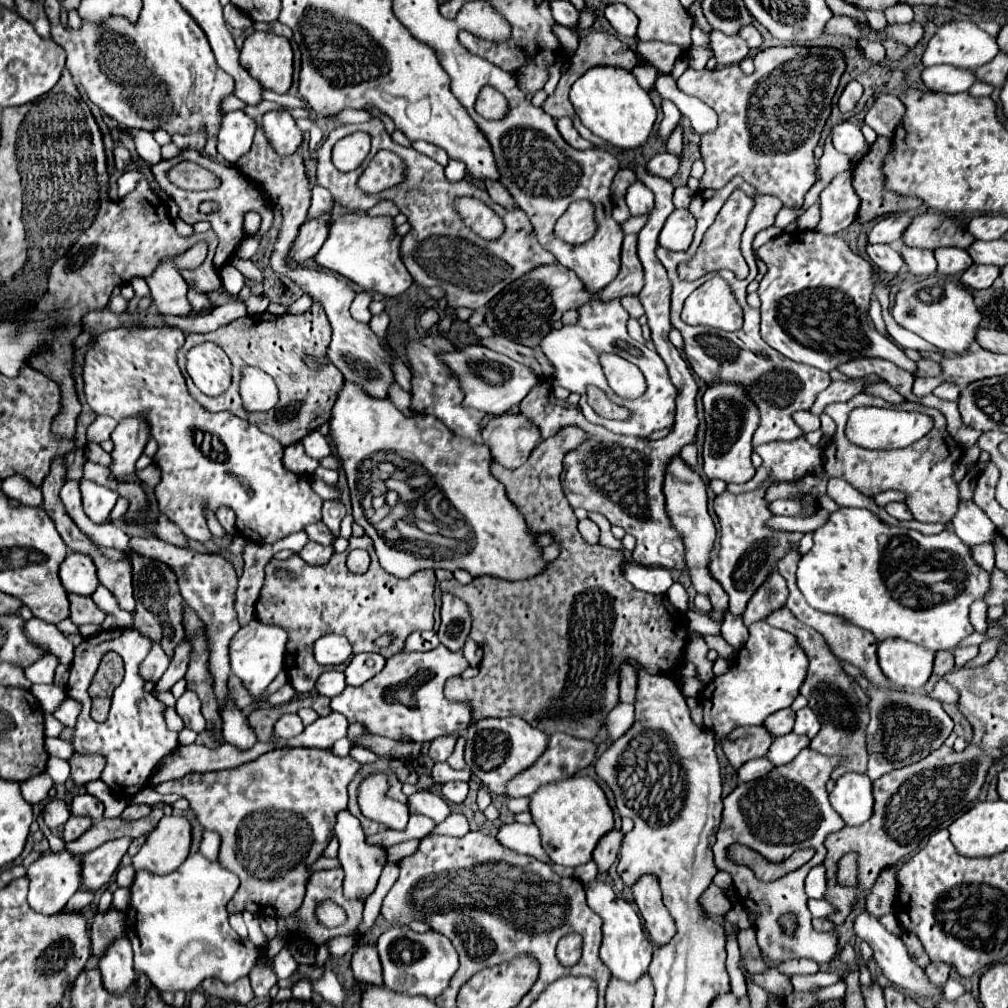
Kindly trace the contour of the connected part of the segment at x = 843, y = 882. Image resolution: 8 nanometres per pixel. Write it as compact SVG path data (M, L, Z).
M848 852L838 860L836 878L838 878L840 886L850 886L850 888L860 886L860 880L858 880L858 854L856 852Z

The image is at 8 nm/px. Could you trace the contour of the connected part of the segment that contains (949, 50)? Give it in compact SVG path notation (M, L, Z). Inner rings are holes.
M950 22L950 24L940 26L940 30L928 42L926 52L922 56L922 64L926 68L936 66L936 64L950 64L950 66L964 68L964 70L976 70L982 64L990 62L998 52L1000 50L998 50L996 38L992 38L990 34L980 30L974 22Z

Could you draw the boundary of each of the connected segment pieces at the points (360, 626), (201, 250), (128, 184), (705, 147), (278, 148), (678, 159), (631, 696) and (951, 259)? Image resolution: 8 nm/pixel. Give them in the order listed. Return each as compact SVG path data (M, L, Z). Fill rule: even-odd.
M352 536L350 546L346 552L332 554L332 560L324 566L310 566L298 554L288 560L272 558L266 564L266 580L264 588L260 590L260 600L256 602L256 618L264 620L266 624L280 624L288 632L288 648L284 660L284 672L288 682L298 694L312 692L316 678L326 670L344 670L350 658L338 666L322 666L314 660L312 646L324 634L342 634L352 644L352 656L362 652L376 652L386 658L398 654L404 646L404 640L414 630L432 630L434 626L434 584L436 576L432 568L420 570L414 576L402 580L396 578L378 564L378 556L374 552L374 544L370 536ZM354 548L368 550L372 556L372 564L368 574L352 574L346 568L348 552ZM286 568L298 574L298 580L280 580L276 570ZM390 634L392 644L382 648L376 646L374 640Z
M204 240L196 242L192 248L188 248L188 252L182 252L180 256L168 260L160 260L156 272L144 278L150 288L150 298L160 314L184 316L192 310L186 300L188 286L180 276L180 272L192 266L200 266L206 260L206 254L208 244Z
M126 170L122 176L120 176L120 180L118 180L118 196L126 196L128 192L132 192L134 188L136 188L136 184L138 184L138 180L142 180L144 176L140 174L140 172L136 172L136 170Z
M792 44L792 46L776 46L776 48L766 48L766 50L760 50L756 54L756 72L746 76L738 64L732 64L732 66L722 66L722 68L716 68L714 72L708 72L708 70L692 70L692 68L686 68L684 74L676 80L678 88L684 92L684 94L690 94L690 96L696 96L700 98L702 102L706 102L712 110L716 110L718 114L718 128L712 132L712 134L706 134L702 136L702 142L700 142L700 152L702 152L702 160L706 164L706 172L704 176L700 178L700 190L706 190L706 188L712 188L712 190L720 190L724 188L736 174L740 174L746 182L750 182L760 194L770 194L770 196L776 196L786 208L802 208L804 204L804 196L806 192L814 186L814 182L818 180L818 174L816 174L816 160L814 160L814 148L820 140L820 132L824 128L824 122L830 114L830 102L834 98L834 92L838 88L838 82L840 82L840 76L844 72L844 58L838 50L834 48L816 48L816 46L800 46L800 44Z
M284 110L266 112L262 118L262 128L264 128L264 134L266 134L270 146L280 156L294 154L298 150L298 146L302 144L300 128L296 126L294 118Z
M664 152L664 154L656 154L650 162L648 162L648 170L656 176L662 176L662 178L672 178L678 170L680 170L680 164L682 164L682 154L676 156L676 154L670 154L670 152Z
M624 664L620 670L620 702L634 704L636 700L636 668Z
M936 248L934 256L936 256L936 264L938 264L936 274L942 274L942 276L960 274L968 266L972 266L972 258L962 248Z

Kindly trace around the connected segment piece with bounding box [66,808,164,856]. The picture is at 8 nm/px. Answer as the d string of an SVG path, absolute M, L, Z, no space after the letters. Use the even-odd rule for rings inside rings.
M152 808L152 812L140 820L124 820L120 816L118 818L100 818L98 822L92 824L92 828L88 828L88 832L84 832L84 836L80 836L74 842L68 842L66 850L72 852L74 856L84 856L108 840L122 838L122 836L138 838L142 834L148 834L162 816L164 816L164 812L160 808Z

